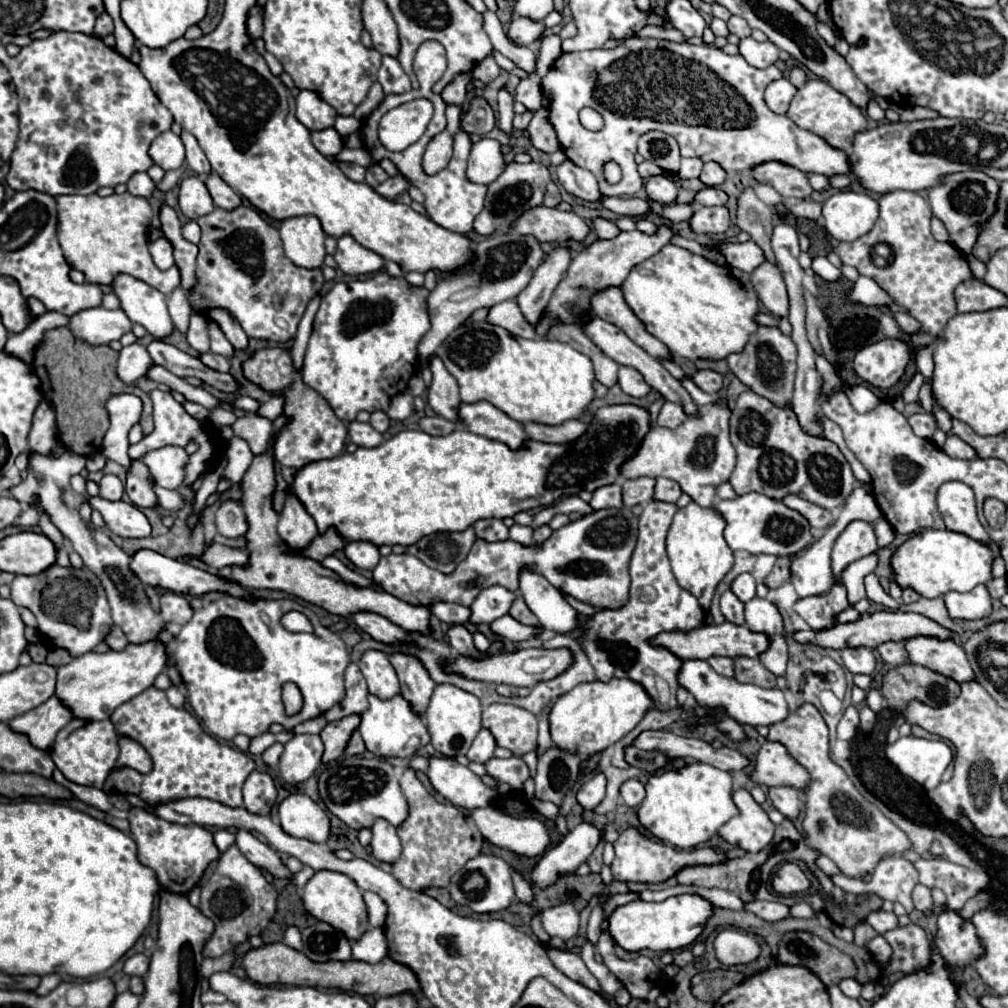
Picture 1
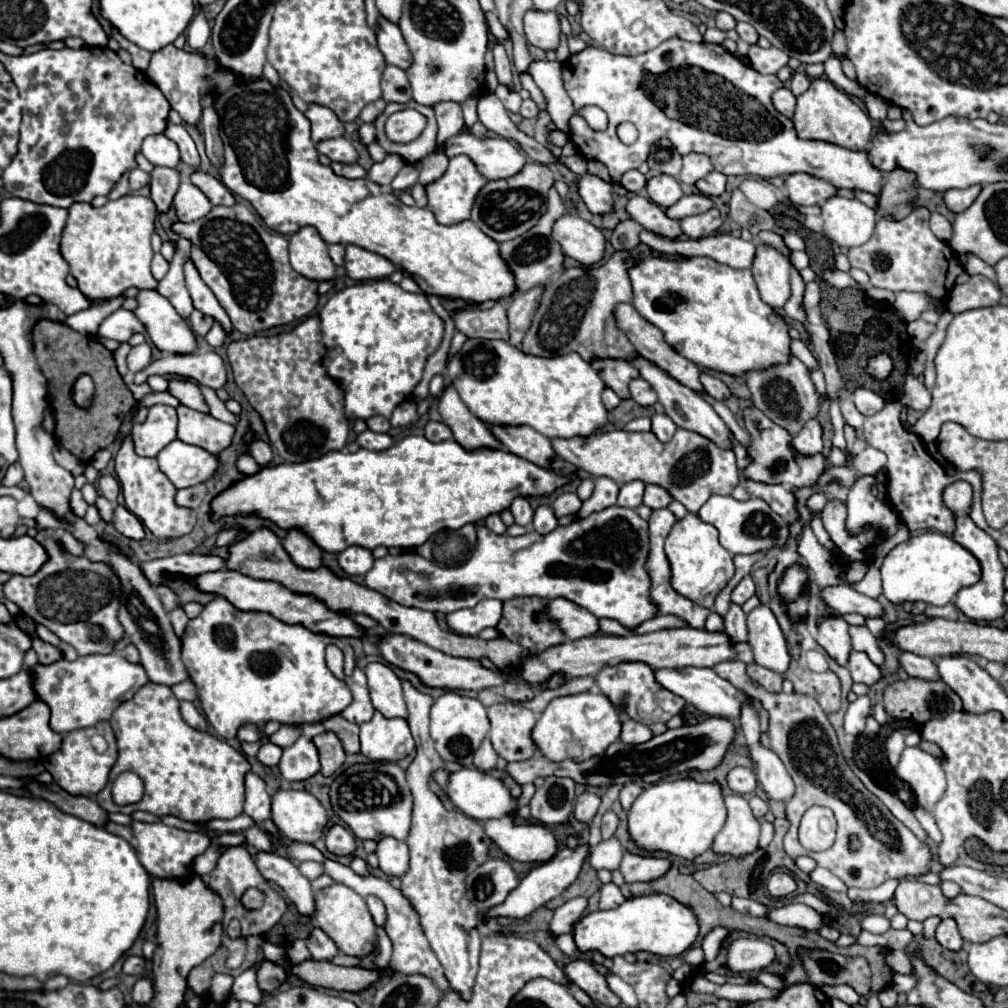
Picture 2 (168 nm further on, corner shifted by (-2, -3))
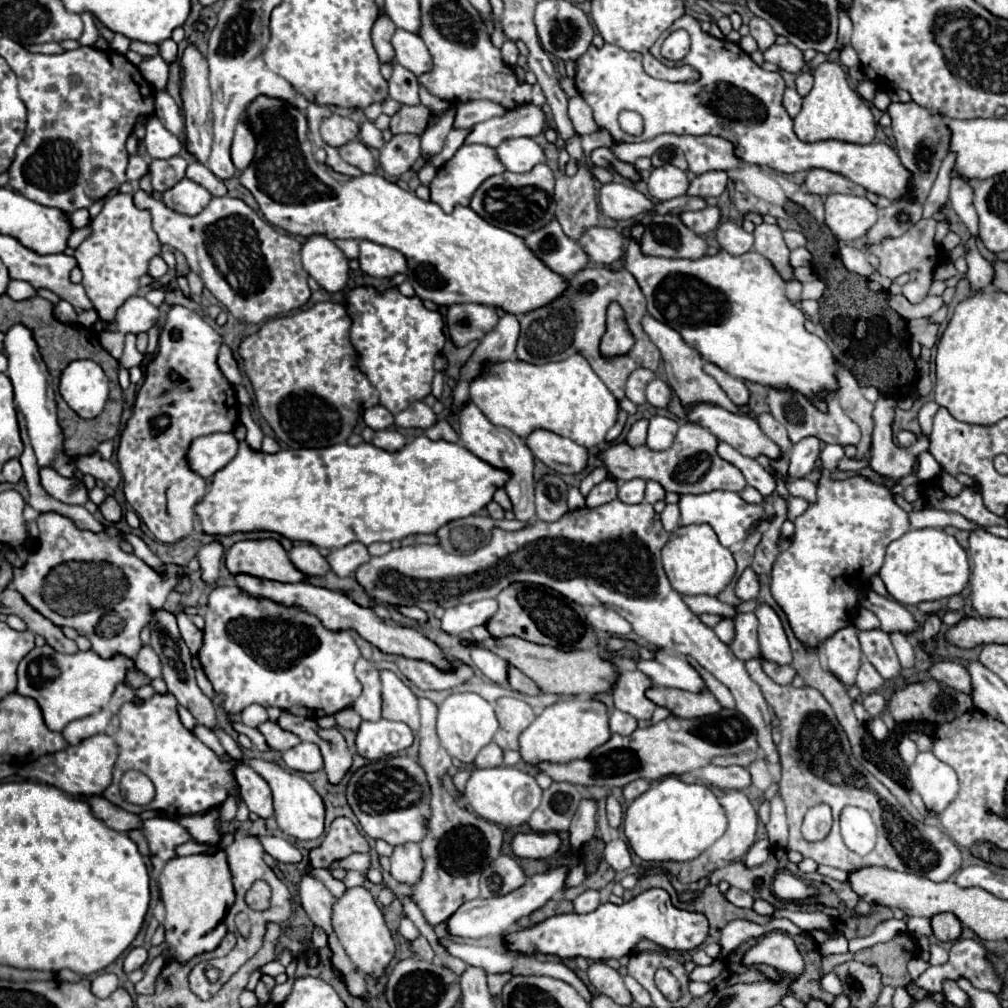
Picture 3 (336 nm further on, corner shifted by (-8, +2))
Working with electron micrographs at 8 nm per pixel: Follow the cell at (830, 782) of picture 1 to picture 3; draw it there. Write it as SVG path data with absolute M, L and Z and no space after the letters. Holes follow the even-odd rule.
M761 660L745 662L749 676L759 684L767 704L775 710L775 716L781 724L781 780L779 794L787 806L789 820L789 850L801 852L805 858L813 858L817 864L827 864L845 872L851 872L861 866L885 866L899 872L919 874L933 882L951 880L953 874L961 868L961 850L959 846L937 826L915 820L897 798L851 754L849 740L839 726L833 708L815 688L795 688L795 686L779 686L775 684L763 670ZM815 804L829 804L833 810L833 828L829 836L821 842L807 842L801 836L801 816ZM855 804L871 812L873 822L879 830L877 846L867 856L857 856L851 852L839 834L839 812L847 806Z

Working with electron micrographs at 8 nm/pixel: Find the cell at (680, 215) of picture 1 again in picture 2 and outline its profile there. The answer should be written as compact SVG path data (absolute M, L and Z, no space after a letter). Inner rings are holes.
M633 195L627 203L627 213L633 221L643 225L647 231L661 235L661 237L679 237L681 235L681 225L677 219L671 219L665 215L665 211L657 205L651 203L651 199L643 195Z

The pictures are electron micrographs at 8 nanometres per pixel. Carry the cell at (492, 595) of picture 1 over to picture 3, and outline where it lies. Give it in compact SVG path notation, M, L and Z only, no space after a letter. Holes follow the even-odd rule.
M493 598L477 600L471 604L457 604L447 608L441 618L441 630L449 636L459 636L473 626L483 626L497 612L497 602Z

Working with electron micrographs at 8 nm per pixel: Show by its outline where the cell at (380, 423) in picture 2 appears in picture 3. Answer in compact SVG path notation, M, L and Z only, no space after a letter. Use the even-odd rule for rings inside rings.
M383 406L367 408L363 412L363 420L373 430L383 430L383 428L391 428L393 426L393 414L387 408L383 408Z

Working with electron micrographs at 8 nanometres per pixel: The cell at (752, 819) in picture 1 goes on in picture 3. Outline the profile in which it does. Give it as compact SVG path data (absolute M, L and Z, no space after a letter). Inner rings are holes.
M731 790L725 796L721 796L719 802L727 816L727 830L707 850L707 856L715 862L717 860L739 862L755 842L755 830L757 830L759 818L749 798L743 792Z

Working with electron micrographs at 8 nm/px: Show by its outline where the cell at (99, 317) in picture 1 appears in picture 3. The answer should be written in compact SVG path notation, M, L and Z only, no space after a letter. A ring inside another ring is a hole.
M143 296L129 298L119 310L117 310L117 328L121 332L147 332L151 326L155 326L159 320L159 308L155 308L151 302L147 302Z

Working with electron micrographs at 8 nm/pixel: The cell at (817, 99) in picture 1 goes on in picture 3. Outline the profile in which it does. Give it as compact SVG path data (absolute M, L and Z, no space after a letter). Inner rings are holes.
M823 62L815 70L815 84L803 98L803 108L797 114L795 134L803 142L819 140L843 140L853 144L871 144L875 138L875 118L867 102L849 86L843 68L837 62Z

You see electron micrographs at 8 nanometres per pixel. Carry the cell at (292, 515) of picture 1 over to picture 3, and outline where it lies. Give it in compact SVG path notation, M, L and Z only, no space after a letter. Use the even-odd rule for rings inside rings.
M295 544L289 552L289 560L299 572L307 576L325 576L329 572L327 560L311 544Z

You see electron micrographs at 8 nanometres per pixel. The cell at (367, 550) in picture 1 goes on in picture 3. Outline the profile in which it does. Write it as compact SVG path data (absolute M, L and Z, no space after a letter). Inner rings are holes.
M351 542L339 550L331 550L327 554L327 562L331 566L331 570L345 578L349 574L353 574L361 564L369 562L369 552L367 552L367 546L363 546L361 542Z

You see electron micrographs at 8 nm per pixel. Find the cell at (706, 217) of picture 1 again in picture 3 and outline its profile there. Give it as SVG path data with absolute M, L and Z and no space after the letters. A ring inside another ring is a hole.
M707 206L707 208L697 210L697 212L681 214L681 220L689 230L693 230L697 234L707 234L707 232L711 232L711 230L715 230L719 226L721 214L719 214L719 208Z

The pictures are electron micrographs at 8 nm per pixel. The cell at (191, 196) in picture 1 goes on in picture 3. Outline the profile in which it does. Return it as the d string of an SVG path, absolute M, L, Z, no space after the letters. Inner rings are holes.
M183 178L181 182L177 182L177 186L163 192L163 204L185 216L199 214L209 202L211 194L189 178Z

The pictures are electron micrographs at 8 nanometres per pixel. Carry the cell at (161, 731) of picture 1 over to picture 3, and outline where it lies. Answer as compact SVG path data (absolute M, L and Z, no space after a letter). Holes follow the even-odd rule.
M155 694L141 706L127 702L119 710L119 720L121 728L115 734L119 756L115 762L113 782L103 792L103 796L115 806L133 814L139 814L143 810L161 810L179 818L187 814L203 814L209 808L217 808L225 802L227 792L239 790L233 776L233 766L237 762L223 762L221 758L217 758L211 748L207 748L191 730L181 724L177 714L177 700L173 698L173 694ZM127 770L139 770L151 778L151 782L155 784L155 800L151 804L135 806L121 798L119 780Z

